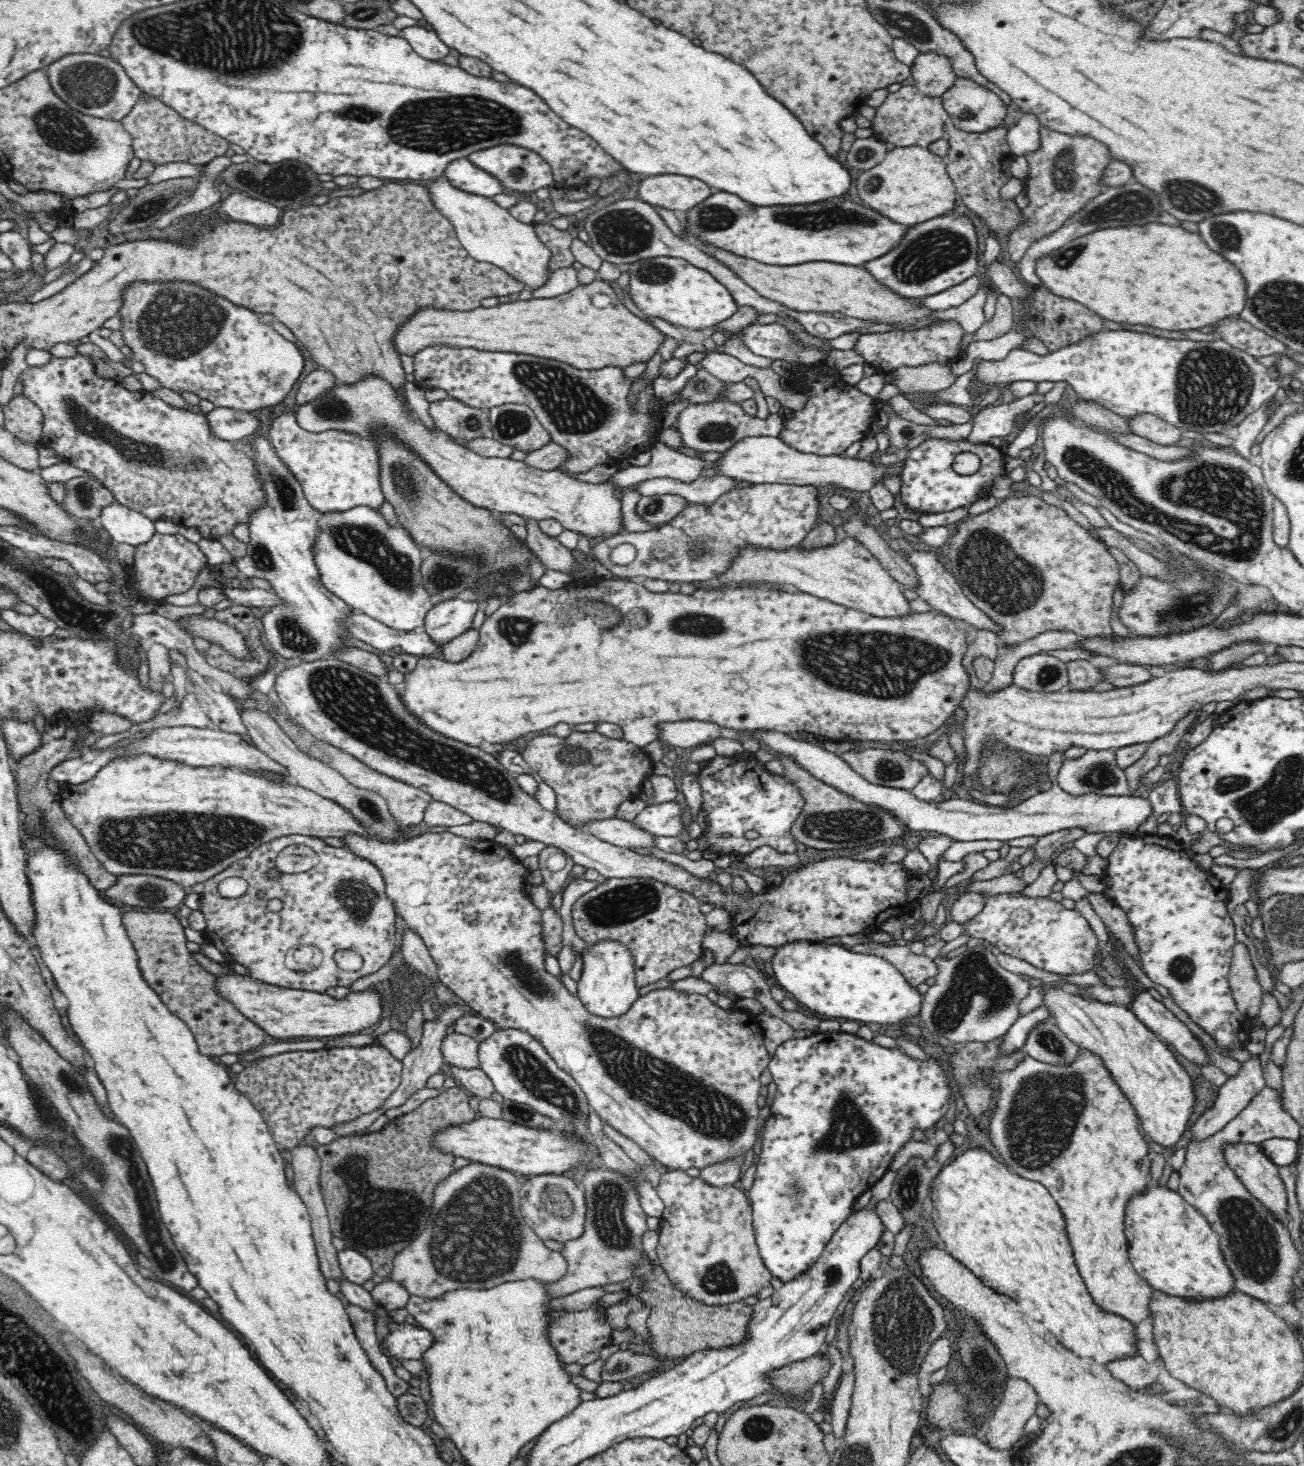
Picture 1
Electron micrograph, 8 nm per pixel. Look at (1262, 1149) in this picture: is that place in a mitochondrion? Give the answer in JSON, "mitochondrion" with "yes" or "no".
{"mitochondrion":"no"}

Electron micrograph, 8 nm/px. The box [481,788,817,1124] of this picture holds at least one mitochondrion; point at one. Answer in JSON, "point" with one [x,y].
{"point":[620,905]}

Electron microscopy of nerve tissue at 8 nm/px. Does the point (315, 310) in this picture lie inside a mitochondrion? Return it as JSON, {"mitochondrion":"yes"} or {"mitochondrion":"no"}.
{"mitochondrion":"no"}

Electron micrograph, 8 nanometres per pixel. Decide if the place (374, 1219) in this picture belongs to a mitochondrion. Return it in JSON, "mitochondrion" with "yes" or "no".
{"mitochondrion":"yes"}

